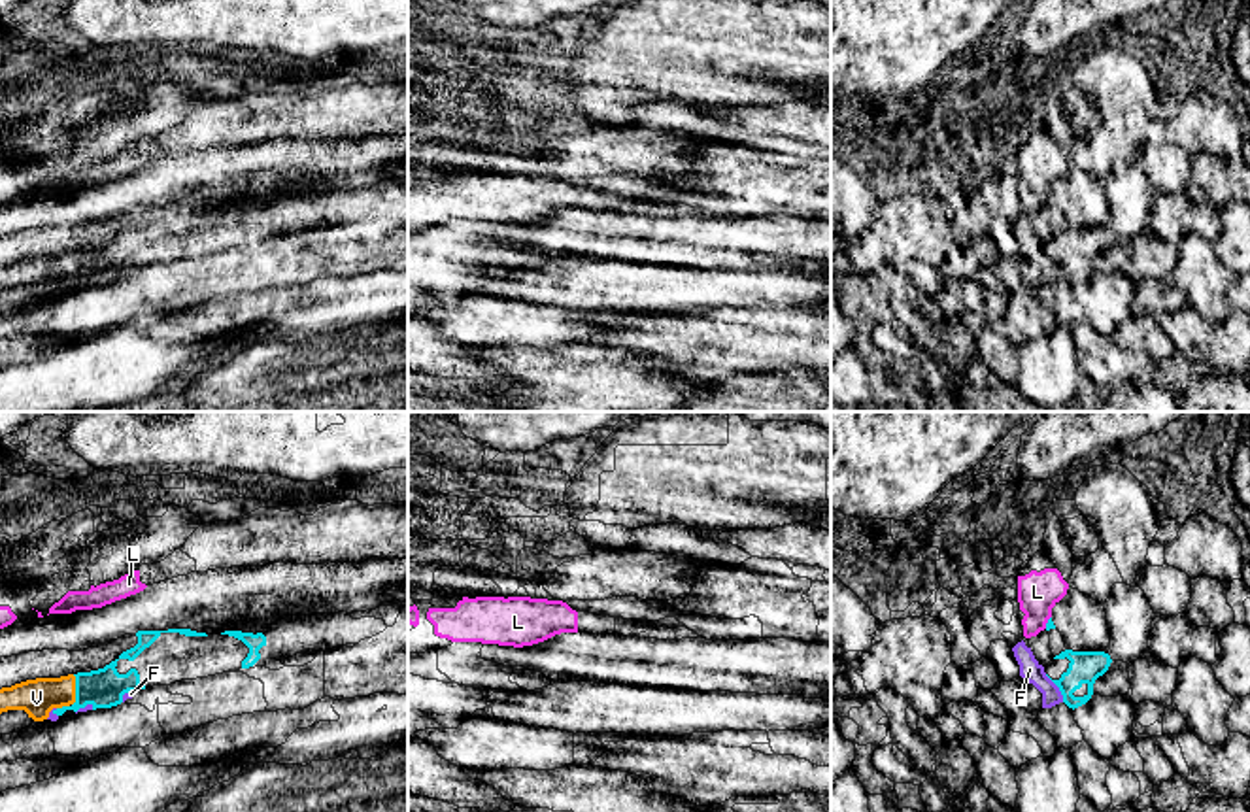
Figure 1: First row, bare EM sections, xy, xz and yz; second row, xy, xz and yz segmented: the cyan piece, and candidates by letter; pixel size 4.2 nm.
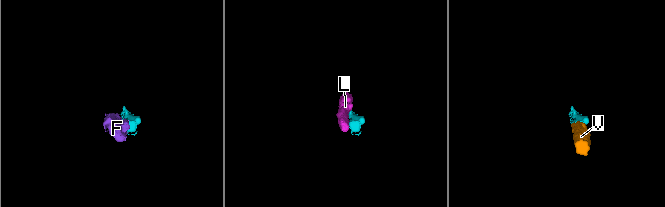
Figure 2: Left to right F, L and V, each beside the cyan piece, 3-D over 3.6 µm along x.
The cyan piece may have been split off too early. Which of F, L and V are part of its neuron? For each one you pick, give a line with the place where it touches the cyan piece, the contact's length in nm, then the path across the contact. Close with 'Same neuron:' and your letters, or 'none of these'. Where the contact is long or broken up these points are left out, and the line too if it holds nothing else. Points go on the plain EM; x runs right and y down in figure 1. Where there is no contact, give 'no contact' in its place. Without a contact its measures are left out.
V: contact xy (76, 267); length 140 nm; way xy (104, 265), (76, 267), (36, 274)
Same neuron: V

